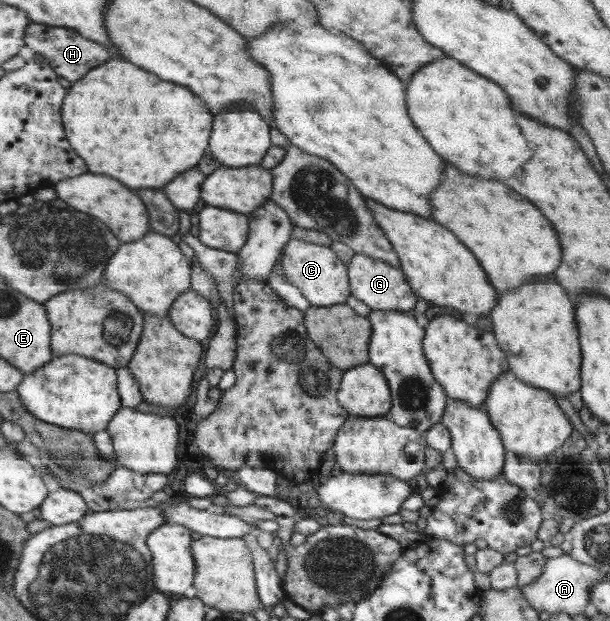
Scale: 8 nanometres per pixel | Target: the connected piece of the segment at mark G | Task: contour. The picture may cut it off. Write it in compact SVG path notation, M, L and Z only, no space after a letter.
M356 253L349 264L350 288L354 291L354 298L362 300L364 304L371 309L394 310L412 310L416 304L416 296L412 294L410 286L406 284L406 277L398 267L387 264L385 261L376 260L370 256Z

